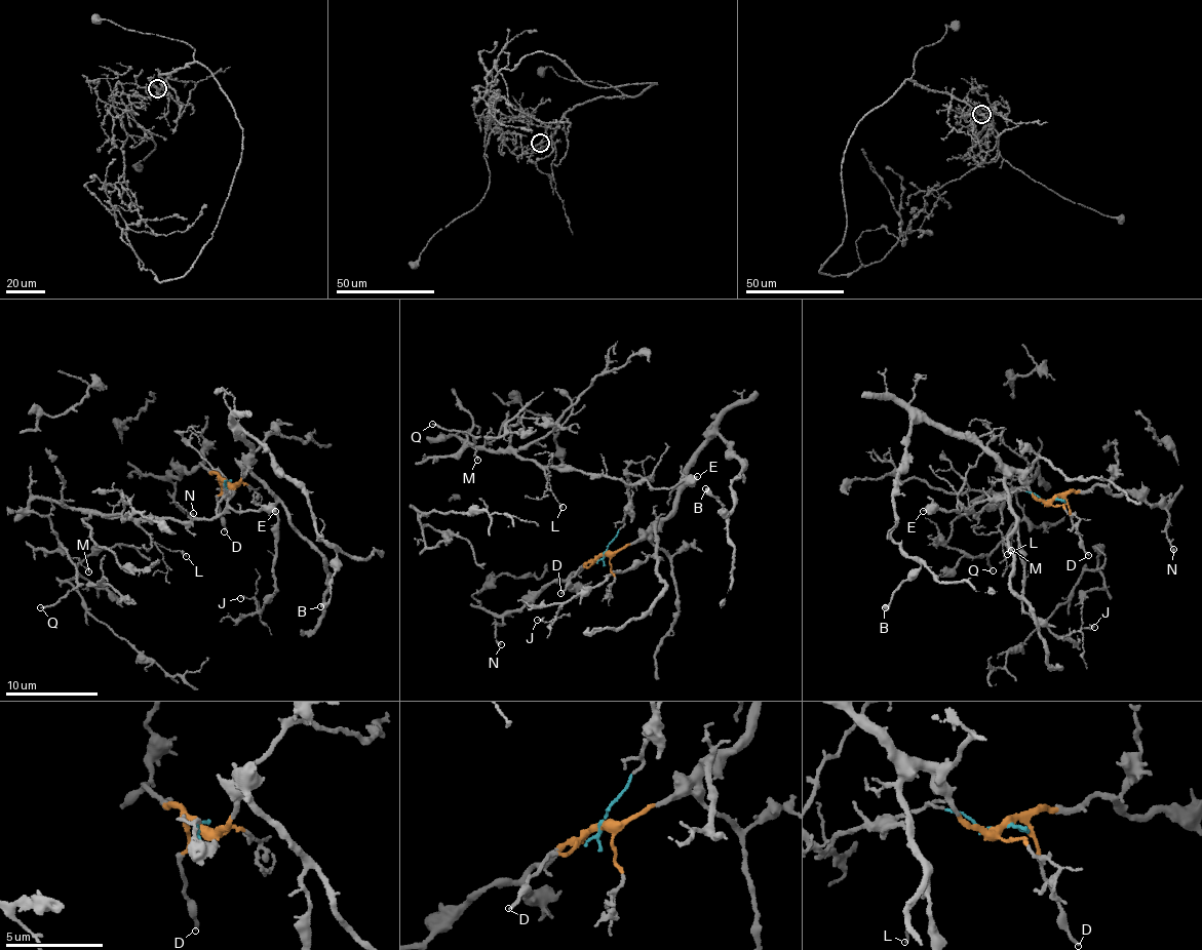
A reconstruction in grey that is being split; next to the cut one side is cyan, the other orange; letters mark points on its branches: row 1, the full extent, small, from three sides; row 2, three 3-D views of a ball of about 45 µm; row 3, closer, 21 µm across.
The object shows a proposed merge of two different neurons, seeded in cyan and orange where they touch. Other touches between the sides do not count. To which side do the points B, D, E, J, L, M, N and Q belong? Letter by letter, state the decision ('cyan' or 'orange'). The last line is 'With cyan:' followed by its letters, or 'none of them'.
B: orange
D: orange
E: cyan
J: orange
L: cyan
M: cyan
N: orange
Q: cyan
With cyan: E, L, M, Q

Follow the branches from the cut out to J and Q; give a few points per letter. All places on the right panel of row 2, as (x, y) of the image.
J: (1054, 499), (1043, 502), (1015, 474), (1005, 481), (1024, 566), (1022, 608), (1062, 637), (1094, 626)
Q: (1054, 499), (1016, 489), (969, 512), (1026, 485), (1015, 476), (1022, 517), (987, 559), (993, 571)

